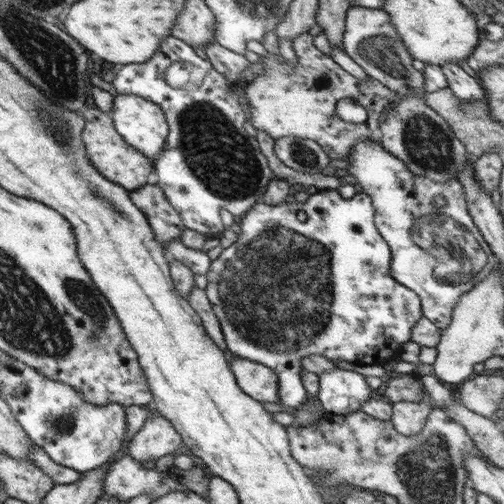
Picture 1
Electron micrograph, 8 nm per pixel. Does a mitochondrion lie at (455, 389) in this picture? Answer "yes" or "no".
no

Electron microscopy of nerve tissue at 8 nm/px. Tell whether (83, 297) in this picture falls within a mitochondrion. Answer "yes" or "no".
yes

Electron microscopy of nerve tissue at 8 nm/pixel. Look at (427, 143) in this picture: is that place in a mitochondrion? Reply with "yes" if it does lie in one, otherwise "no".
yes

